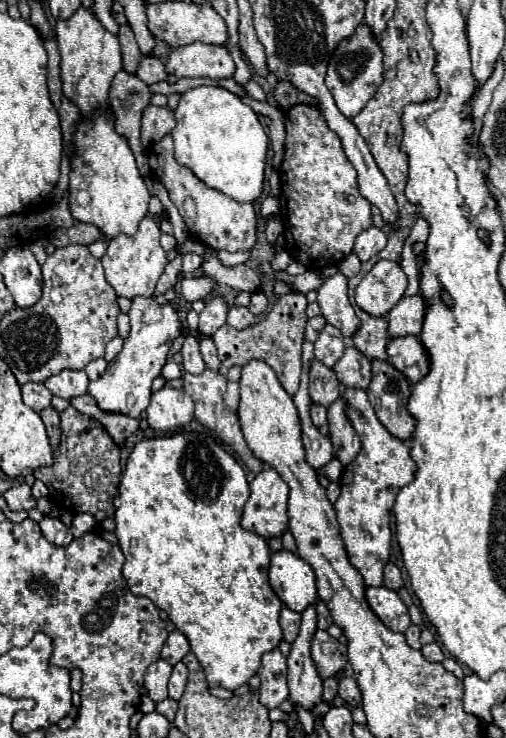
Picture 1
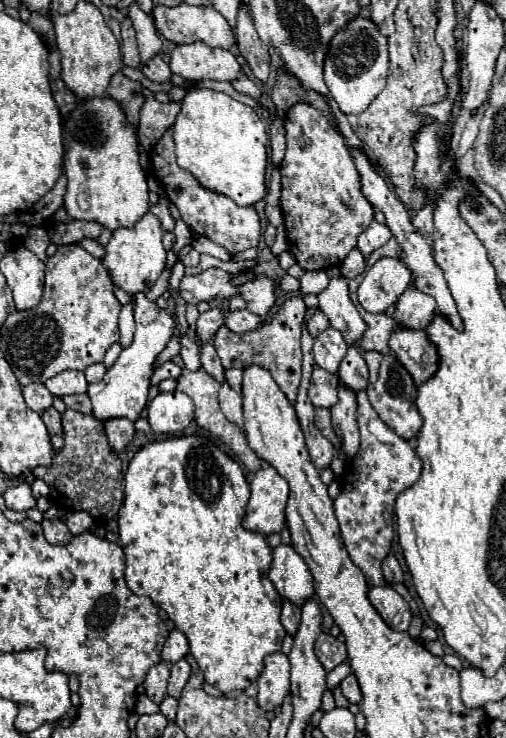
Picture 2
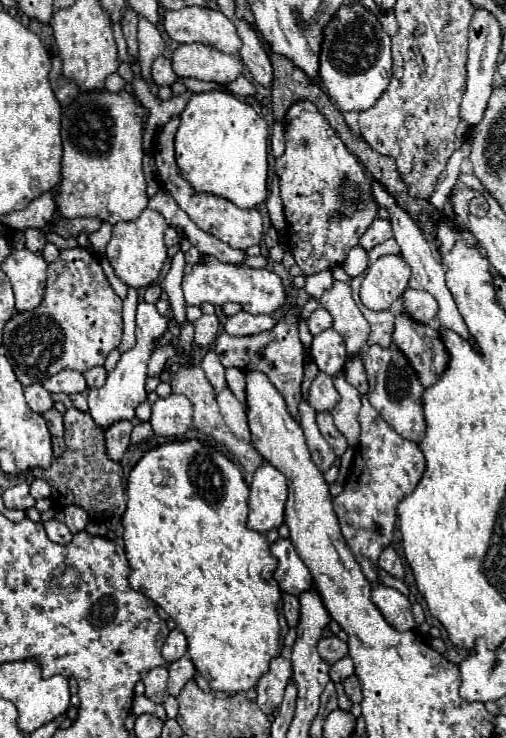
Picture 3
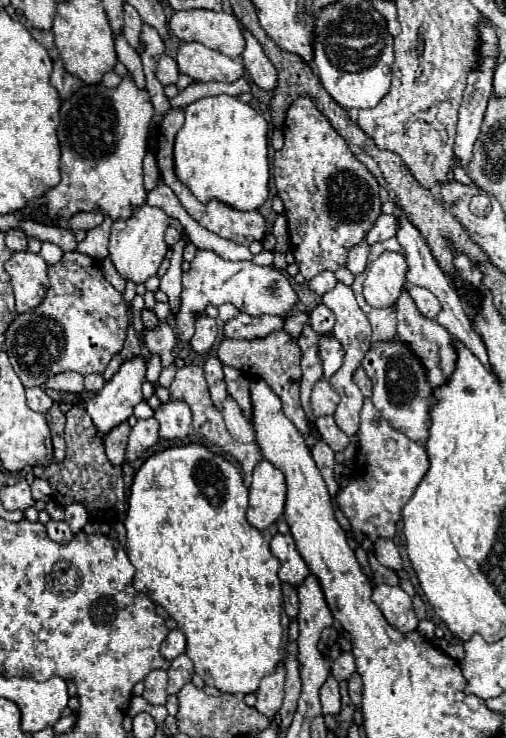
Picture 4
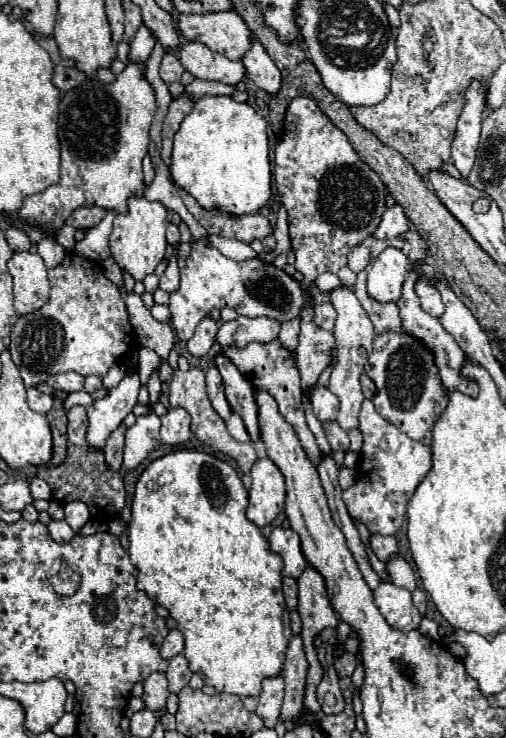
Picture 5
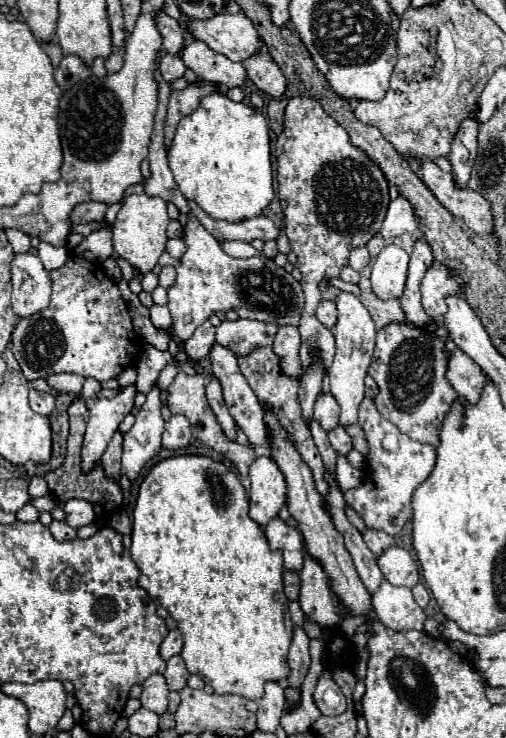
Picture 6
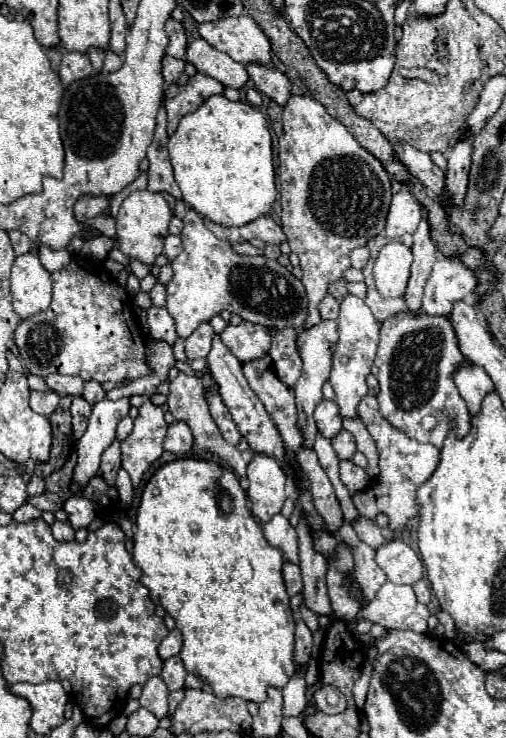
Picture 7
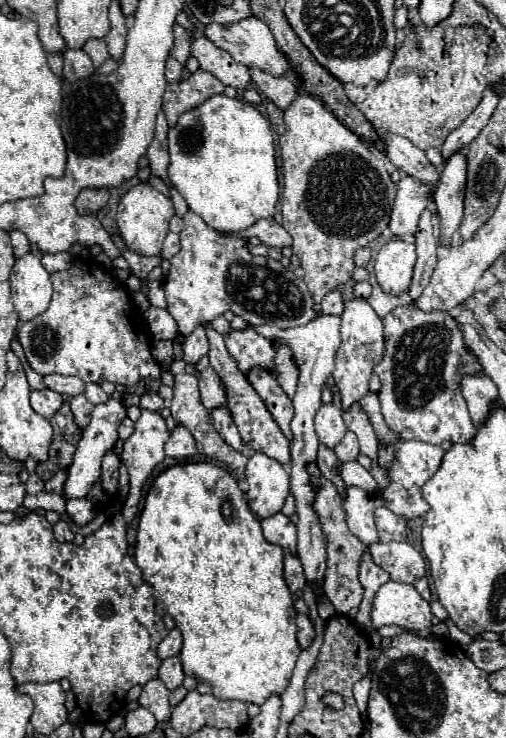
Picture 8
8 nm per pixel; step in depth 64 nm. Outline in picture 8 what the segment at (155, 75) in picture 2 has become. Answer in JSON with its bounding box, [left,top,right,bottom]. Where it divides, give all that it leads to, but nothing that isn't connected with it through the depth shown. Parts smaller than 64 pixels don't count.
[166,58,182,84]

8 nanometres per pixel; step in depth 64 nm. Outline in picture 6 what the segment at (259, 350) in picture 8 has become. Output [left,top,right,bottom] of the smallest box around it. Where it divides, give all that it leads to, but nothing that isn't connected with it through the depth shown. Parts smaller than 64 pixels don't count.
[216,318,278,356]

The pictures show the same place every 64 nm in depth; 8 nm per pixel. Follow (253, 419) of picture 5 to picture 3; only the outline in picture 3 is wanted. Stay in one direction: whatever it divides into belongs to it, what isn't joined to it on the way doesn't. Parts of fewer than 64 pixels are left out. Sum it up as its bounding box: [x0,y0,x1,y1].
[226,368,244,404]

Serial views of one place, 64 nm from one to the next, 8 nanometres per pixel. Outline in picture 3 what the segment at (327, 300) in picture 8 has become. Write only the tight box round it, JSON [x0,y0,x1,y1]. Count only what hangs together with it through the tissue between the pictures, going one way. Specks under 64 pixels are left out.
[308,308,332,336]

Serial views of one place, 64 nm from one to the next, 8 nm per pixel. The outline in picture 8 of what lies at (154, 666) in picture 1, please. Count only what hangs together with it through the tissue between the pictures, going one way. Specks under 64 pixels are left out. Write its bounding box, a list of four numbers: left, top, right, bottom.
[138,680,170,722]

